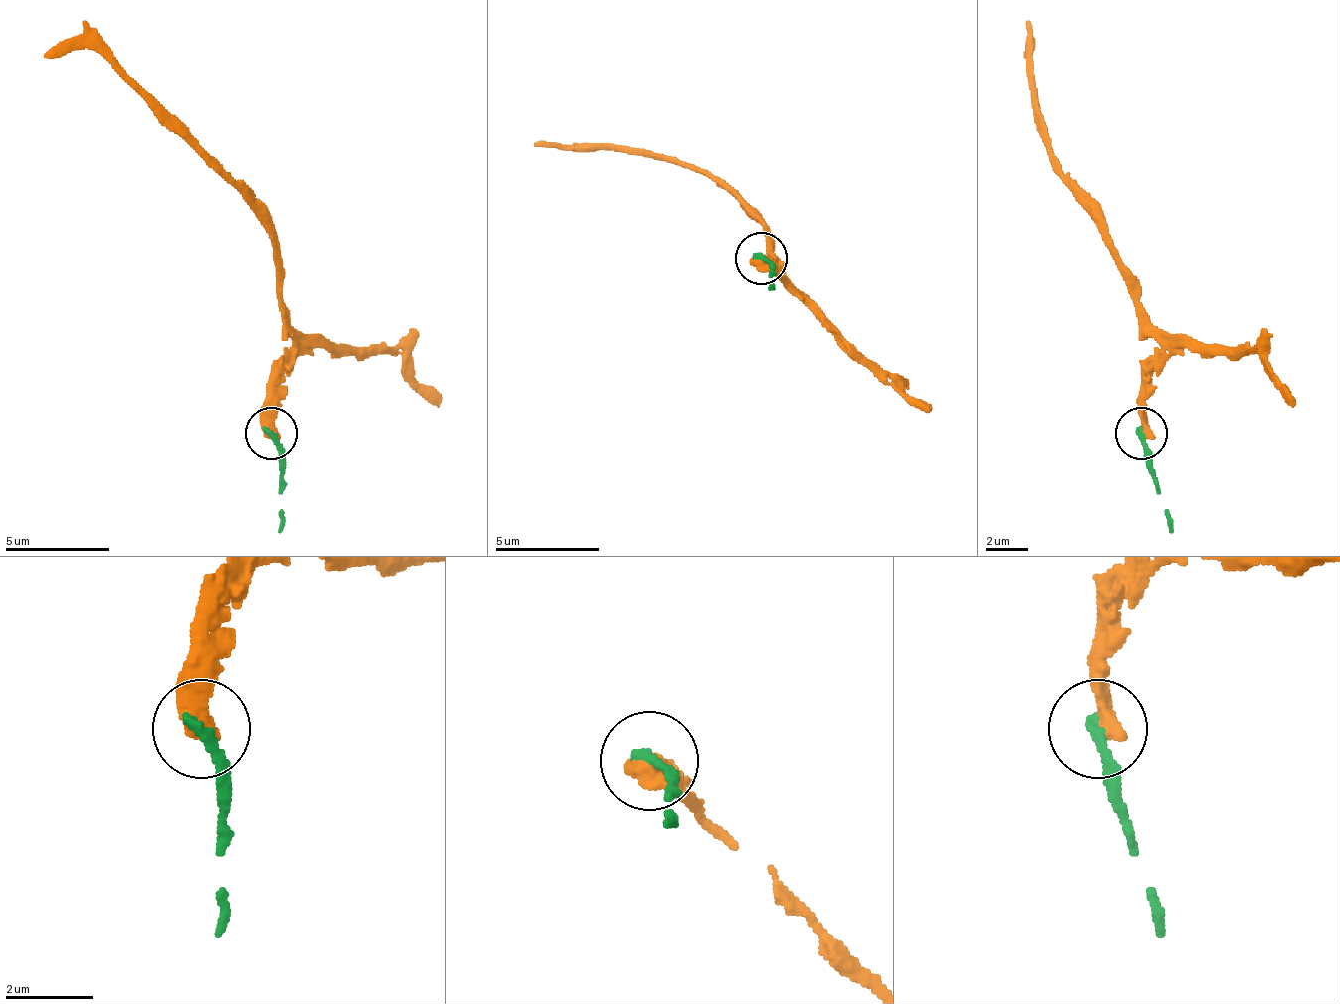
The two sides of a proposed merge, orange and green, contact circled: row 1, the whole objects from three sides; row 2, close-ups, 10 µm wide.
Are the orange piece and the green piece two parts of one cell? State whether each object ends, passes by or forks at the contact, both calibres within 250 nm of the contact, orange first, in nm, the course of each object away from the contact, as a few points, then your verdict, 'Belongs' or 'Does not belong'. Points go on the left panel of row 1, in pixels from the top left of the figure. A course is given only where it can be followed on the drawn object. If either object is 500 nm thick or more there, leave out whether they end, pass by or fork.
Thickness 500 nm (orange) against 260 nm. Course of orange: (267, 432), (273, 364), (288, 348), (293, 327), (283, 291), (273, 228), (95, 51), (43, 56). Course of green: (273, 432), (278, 531). Does not belong

